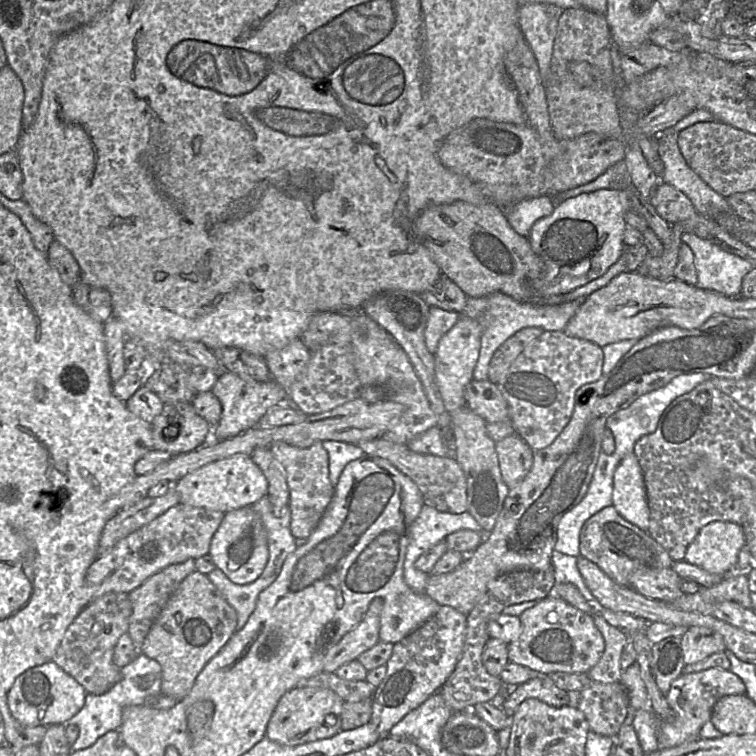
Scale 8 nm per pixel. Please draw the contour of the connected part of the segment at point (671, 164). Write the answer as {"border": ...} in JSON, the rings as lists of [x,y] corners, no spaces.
{"border":[[[694,109],[686,116],[684,116],[677,124],[669,131],[653,138],[657,145],[657,151],[661,161],[663,162],[664,169],[660,175],[660,182],[673,186],[679,191],[683,192],[692,202],[698,214],[706,217],[715,218],[718,215],[726,215],[726,213],[733,212],[727,201],[727,198],[721,196],[719,193],[709,187],[686,163],[683,158],[678,144],[677,134],[696,123],[717,121],[714,116],[705,109]]]}

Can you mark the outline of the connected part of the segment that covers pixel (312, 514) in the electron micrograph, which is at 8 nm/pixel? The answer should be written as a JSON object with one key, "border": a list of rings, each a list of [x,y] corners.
{"border":[[[321,441],[305,448],[291,446],[285,442],[275,442],[270,446],[270,451],[286,473],[291,511],[291,533],[296,539],[308,539],[334,495],[335,487],[329,479],[328,453]]]}

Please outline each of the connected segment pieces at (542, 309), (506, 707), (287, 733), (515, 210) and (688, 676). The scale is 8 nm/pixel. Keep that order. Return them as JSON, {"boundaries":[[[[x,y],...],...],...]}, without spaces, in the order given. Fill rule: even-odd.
{"boundaries":[[[[498,292],[479,298],[468,297],[460,314],[476,320],[482,326],[479,357],[473,371],[473,379],[477,381],[488,379],[488,367],[494,352],[516,332],[529,327],[541,328],[543,331],[563,331],[584,300],[576,299],[570,303],[551,306],[534,302],[519,303],[510,296]]],[[[535,676],[531,680],[511,688],[502,703],[503,711],[512,717],[519,705],[530,698],[540,701],[556,708],[568,706],[568,692],[558,688],[548,676]]],[[[297,686],[287,691],[278,701],[267,727],[266,738],[283,746],[329,739],[341,729],[343,699],[334,691],[319,687]]],[[[539,196],[525,199],[504,210],[506,210],[507,221],[514,231],[528,238],[533,224],[550,216],[555,206],[554,198]]],[[[712,667],[698,672],[682,673],[676,678],[665,695],[672,715],[659,721],[657,741],[659,749],[672,748],[700,738],[702,726],[710,720],[713,706],[723,696],[745,694],[745,684],[729,669]]]]}

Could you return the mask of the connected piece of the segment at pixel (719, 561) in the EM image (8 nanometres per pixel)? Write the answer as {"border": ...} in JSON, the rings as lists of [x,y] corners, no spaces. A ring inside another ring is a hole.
{"border":[[[713,521],[700,529],[688,545],[683,560],[712,574],[725,576],[737,573],[736,563],[745,542],[741,525]]]}

